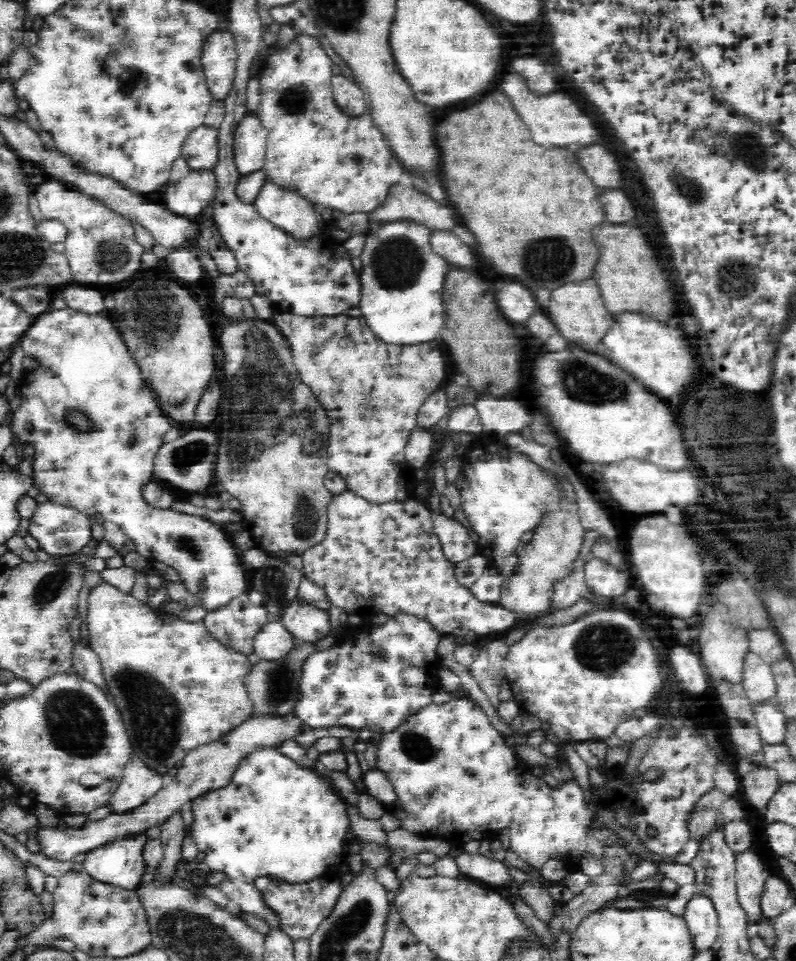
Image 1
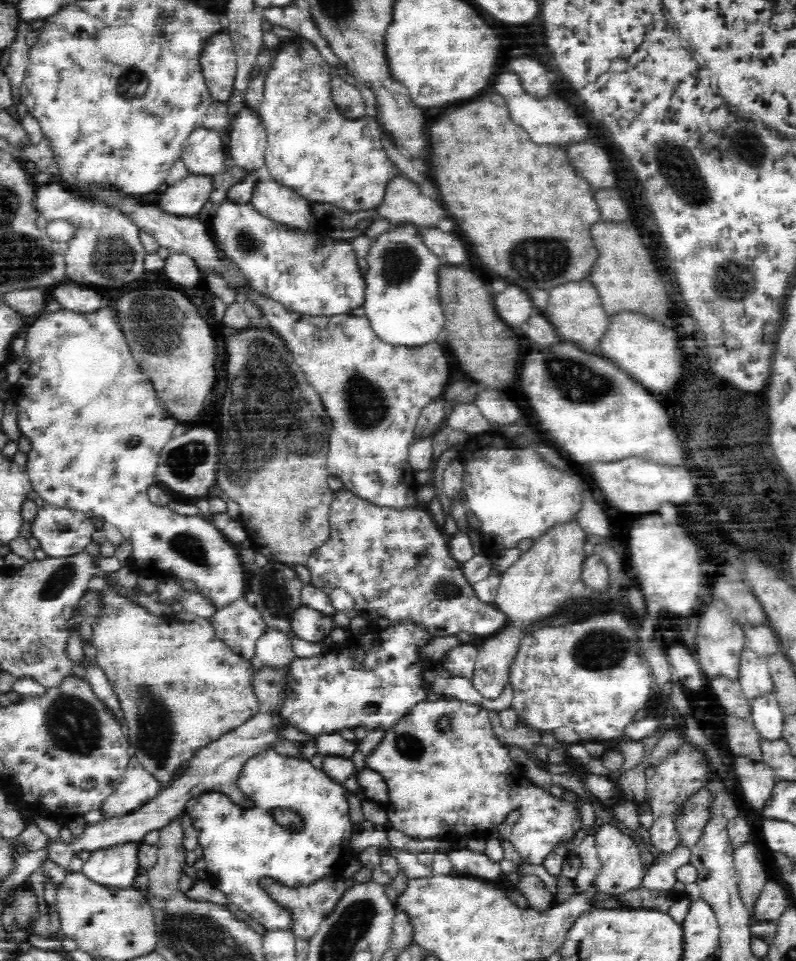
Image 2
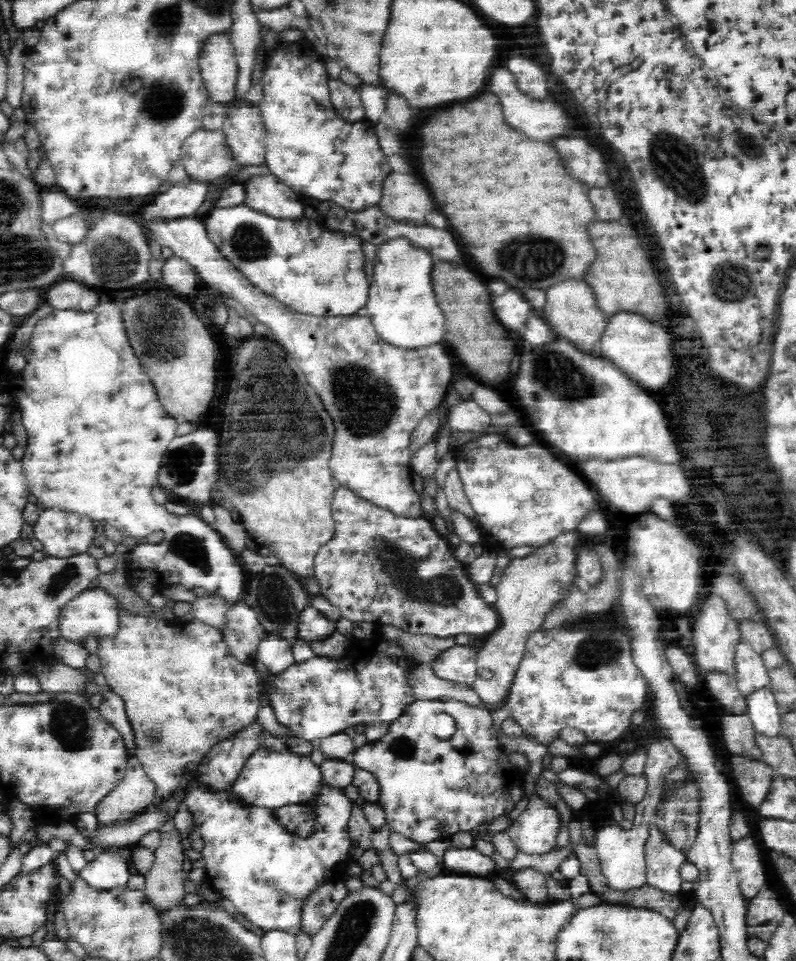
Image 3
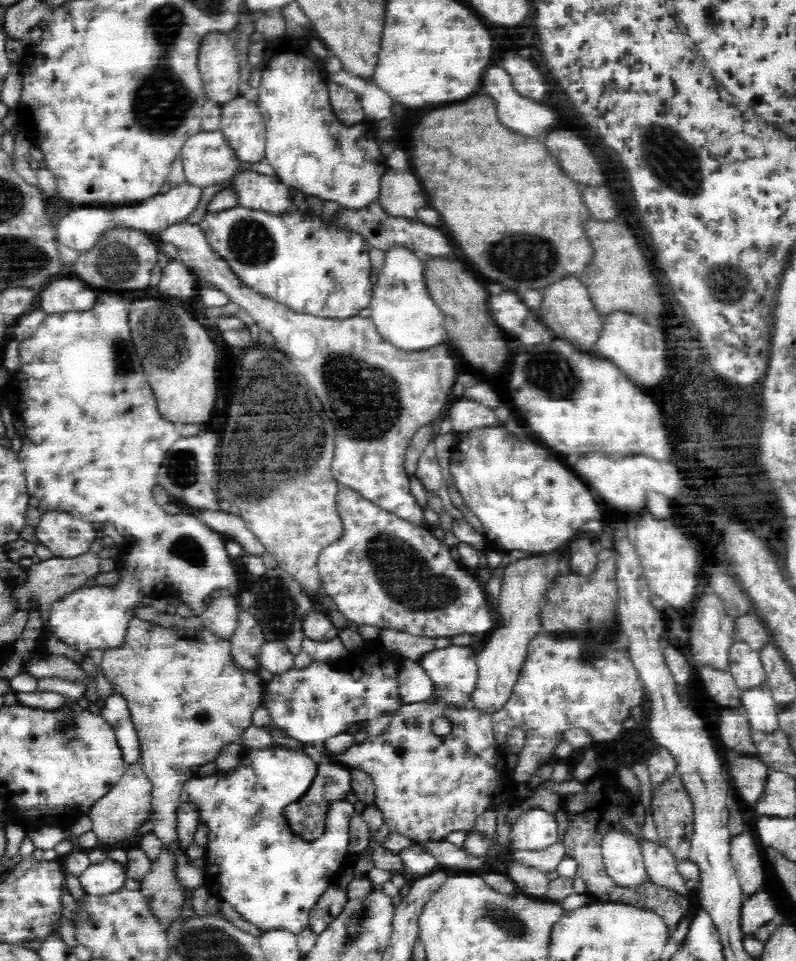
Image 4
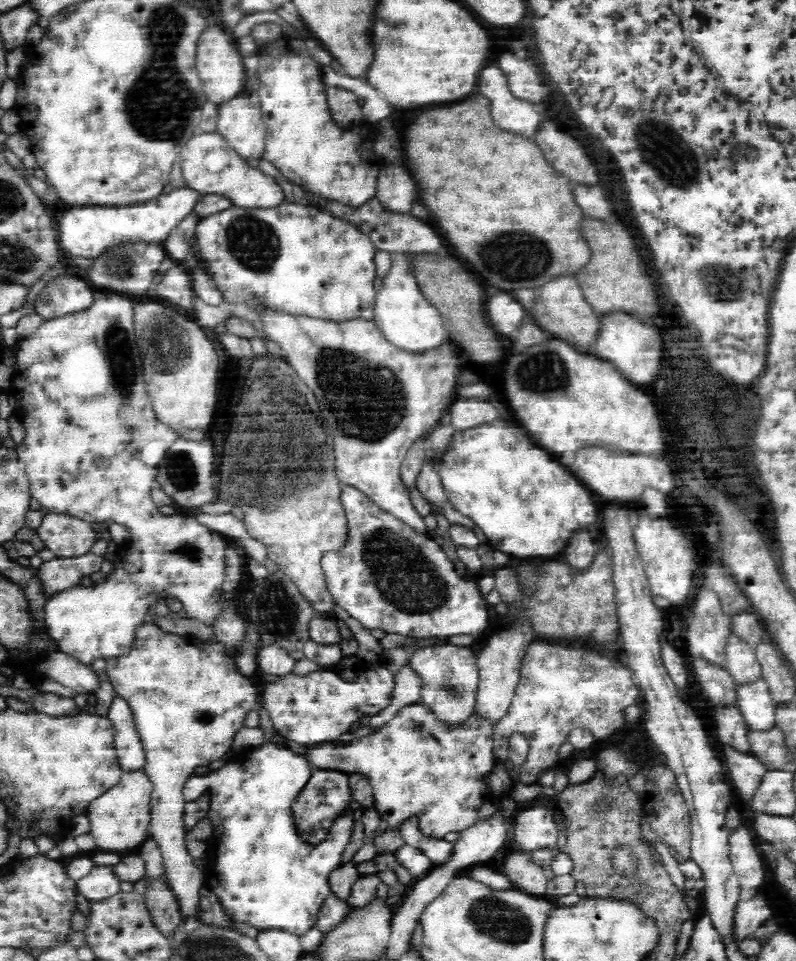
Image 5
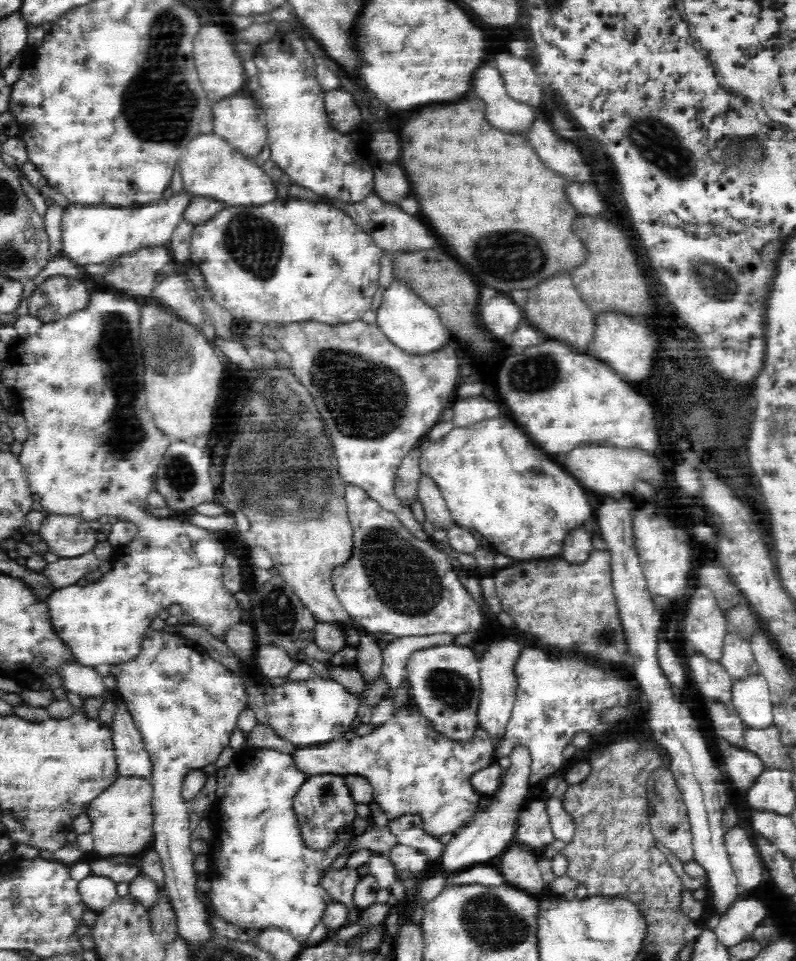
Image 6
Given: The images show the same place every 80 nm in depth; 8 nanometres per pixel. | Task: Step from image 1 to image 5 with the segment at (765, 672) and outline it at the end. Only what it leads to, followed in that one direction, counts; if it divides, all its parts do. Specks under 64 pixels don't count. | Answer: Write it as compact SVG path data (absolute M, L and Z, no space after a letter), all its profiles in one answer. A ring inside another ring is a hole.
M731 634L725 649L724 668L730 673L736 686L744 684L754 684L762 677L762 667L758 662L755 650L749 644Z

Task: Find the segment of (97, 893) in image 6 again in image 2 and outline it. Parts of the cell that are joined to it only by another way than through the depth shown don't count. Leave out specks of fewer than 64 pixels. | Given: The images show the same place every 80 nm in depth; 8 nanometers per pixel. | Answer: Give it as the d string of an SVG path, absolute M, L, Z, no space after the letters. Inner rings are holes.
M126 841L92 851L81 871L92 881L106 887L132 888L140 870L138 848L141 843Z

